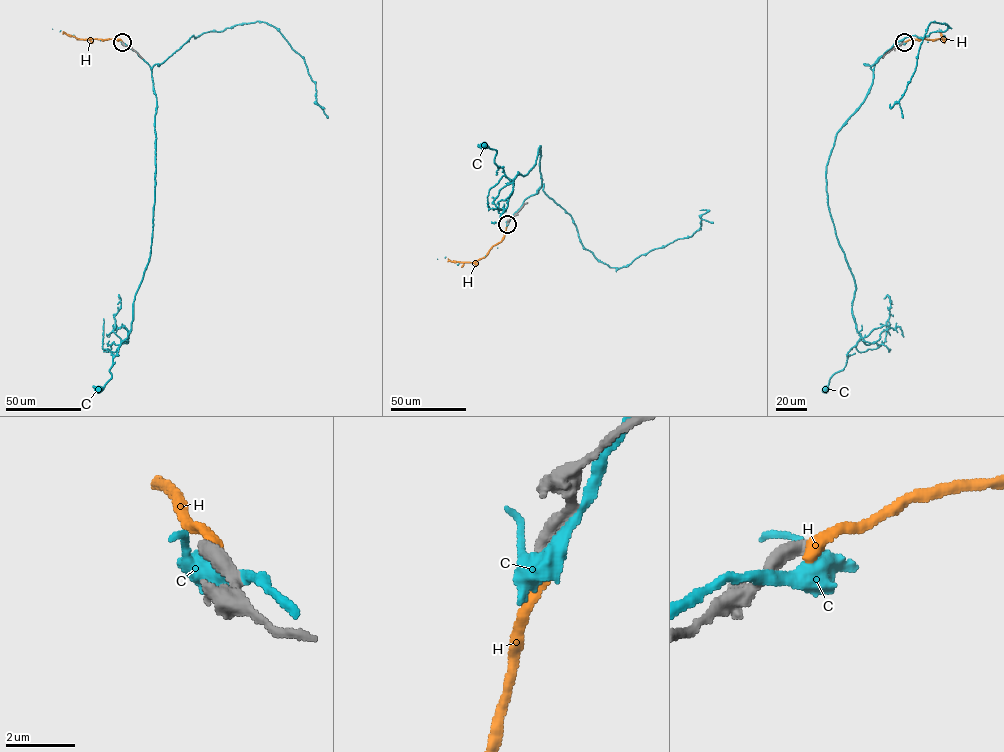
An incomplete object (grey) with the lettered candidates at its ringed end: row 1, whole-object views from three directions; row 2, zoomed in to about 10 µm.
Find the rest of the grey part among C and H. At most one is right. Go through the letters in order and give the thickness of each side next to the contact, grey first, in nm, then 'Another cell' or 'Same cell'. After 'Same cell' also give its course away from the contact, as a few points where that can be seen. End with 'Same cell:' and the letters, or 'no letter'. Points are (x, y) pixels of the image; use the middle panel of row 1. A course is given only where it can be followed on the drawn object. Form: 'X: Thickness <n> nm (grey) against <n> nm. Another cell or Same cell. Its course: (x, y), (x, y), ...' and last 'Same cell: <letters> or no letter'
C: Thickness 400 nm (grey) against 440 nm. Another cell
H: Thickness 400 nm (grey) against 440 nm. Another cell
Same cell: no letter

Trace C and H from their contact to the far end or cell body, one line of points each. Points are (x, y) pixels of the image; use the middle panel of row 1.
C: (507, 224), (541, 187), (541, 146), (534, 166), (512, 180), (495, 163), (496, 151), (484, 145)
H: (507, 223), (504, 238), (484, 257), (466, 262), (448, 258)

